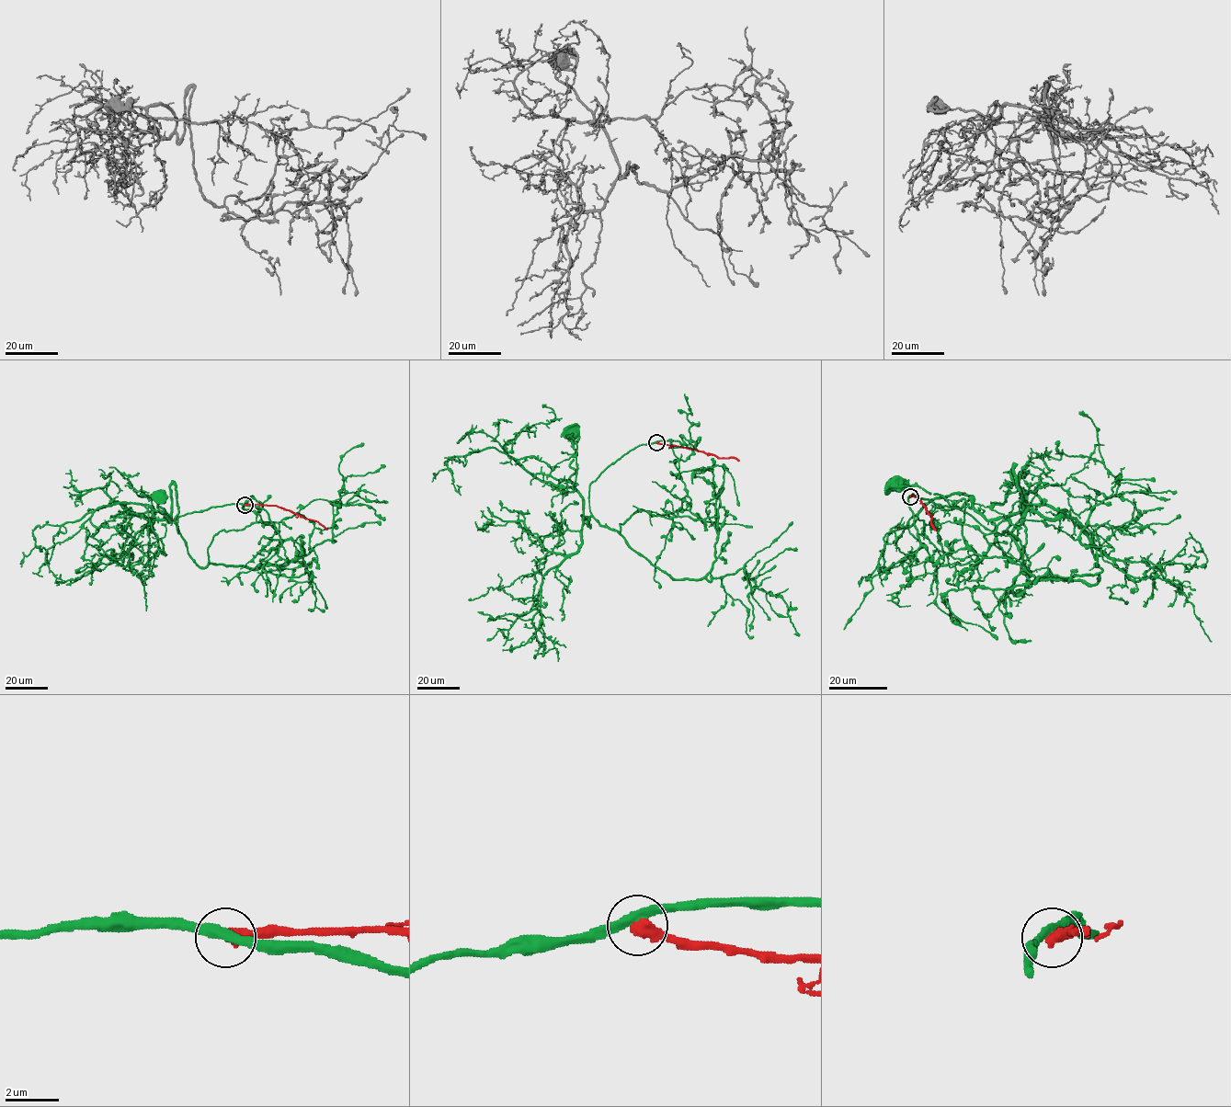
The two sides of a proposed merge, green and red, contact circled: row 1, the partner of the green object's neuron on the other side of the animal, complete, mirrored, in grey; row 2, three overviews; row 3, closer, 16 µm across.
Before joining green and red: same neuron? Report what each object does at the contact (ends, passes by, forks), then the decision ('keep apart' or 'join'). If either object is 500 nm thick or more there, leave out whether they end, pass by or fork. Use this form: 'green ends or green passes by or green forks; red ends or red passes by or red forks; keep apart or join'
green passes by; red ends; keep apart

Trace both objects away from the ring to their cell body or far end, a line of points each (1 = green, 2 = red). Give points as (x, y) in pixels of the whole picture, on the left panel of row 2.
1: (245, 505), (187, 513), (177, 519), (179, 533), (175, 485), (171, 521), (157, 507), (163, 512), (158, 496)
2: (245, 505), (282, 507), (317, 521), (327, 530)

